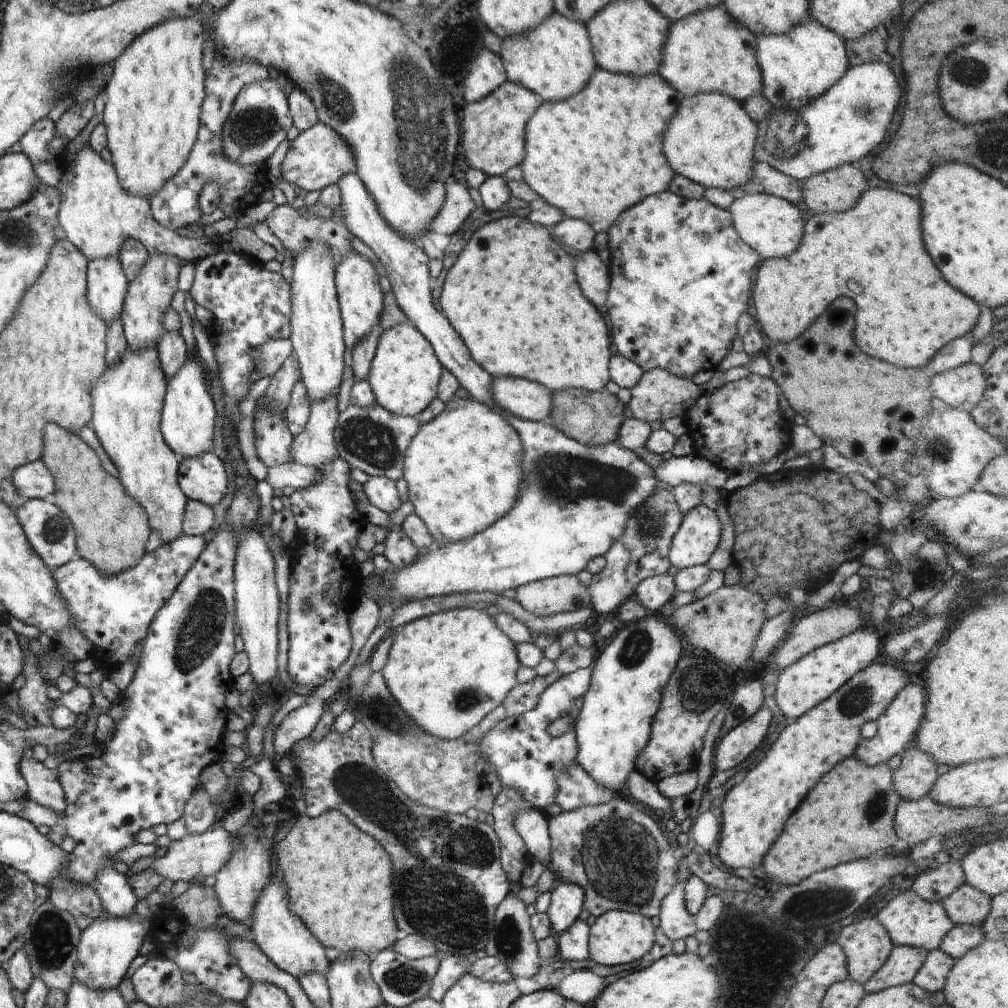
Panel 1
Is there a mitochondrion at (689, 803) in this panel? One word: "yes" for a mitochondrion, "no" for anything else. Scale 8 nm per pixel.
no

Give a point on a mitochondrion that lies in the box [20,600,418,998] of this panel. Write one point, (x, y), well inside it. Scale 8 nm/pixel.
(51, 939)

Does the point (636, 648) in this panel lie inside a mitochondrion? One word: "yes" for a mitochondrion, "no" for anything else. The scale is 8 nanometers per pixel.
yes

